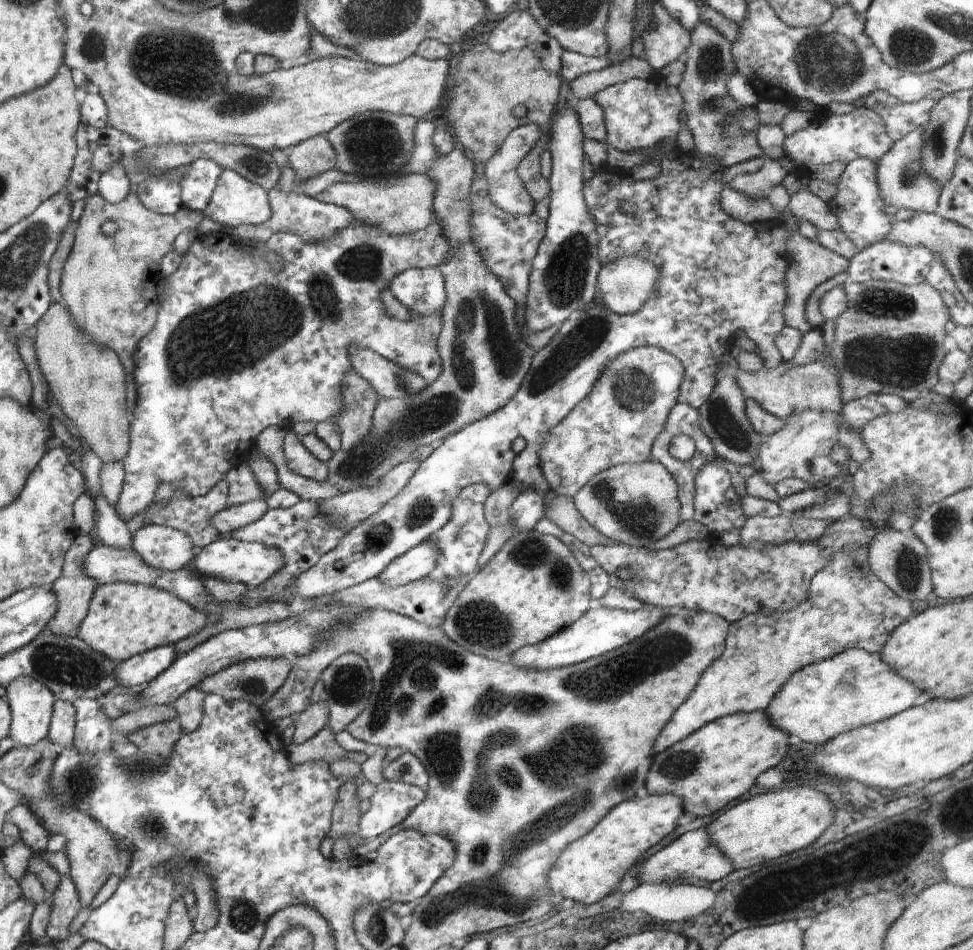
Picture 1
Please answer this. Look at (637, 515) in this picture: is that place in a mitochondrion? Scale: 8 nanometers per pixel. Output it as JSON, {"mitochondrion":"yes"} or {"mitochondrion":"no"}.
{"mitochondrion":"yes"}

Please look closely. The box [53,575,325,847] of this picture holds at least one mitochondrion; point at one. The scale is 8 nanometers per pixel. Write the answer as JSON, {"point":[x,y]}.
{"point":[80,781]}

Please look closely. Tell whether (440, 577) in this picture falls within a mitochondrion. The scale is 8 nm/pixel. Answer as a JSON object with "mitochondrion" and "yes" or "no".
{"mitochondrion":"no"}

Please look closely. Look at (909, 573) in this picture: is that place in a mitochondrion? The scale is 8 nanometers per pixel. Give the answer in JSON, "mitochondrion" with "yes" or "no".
{"mitochondrion":"yes"}

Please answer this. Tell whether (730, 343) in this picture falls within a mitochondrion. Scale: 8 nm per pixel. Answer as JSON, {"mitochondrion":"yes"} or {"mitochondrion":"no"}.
{"mitochondrion":"no"}

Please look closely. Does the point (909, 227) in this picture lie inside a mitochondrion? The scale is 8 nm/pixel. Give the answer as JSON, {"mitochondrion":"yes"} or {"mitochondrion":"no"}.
{"mitochondrion":"no"}

